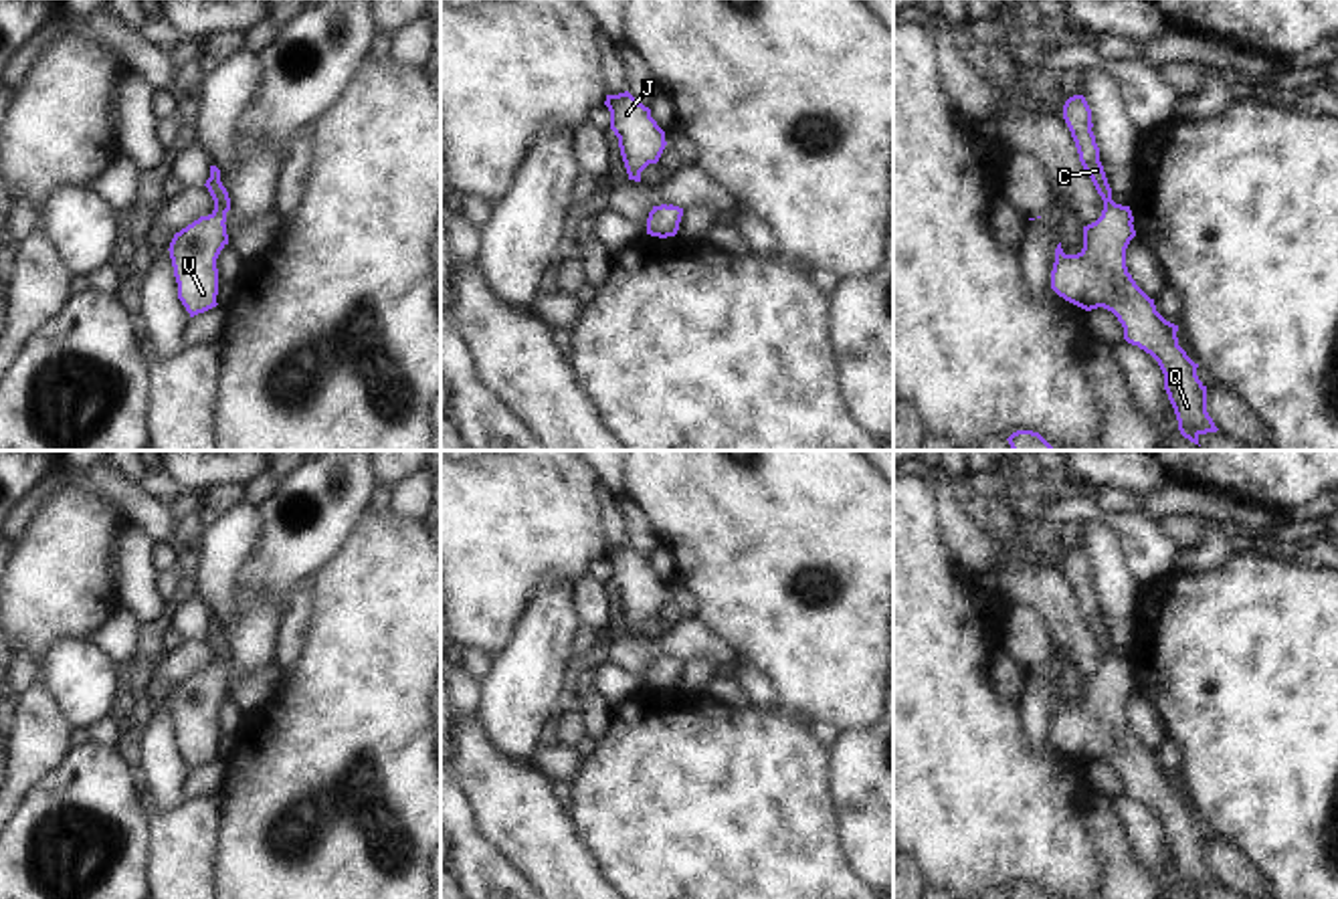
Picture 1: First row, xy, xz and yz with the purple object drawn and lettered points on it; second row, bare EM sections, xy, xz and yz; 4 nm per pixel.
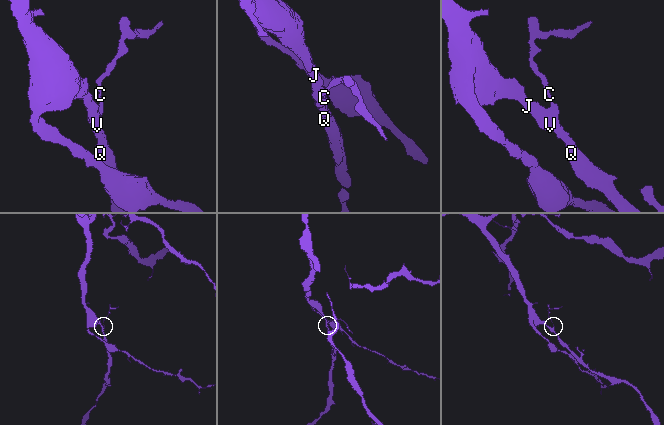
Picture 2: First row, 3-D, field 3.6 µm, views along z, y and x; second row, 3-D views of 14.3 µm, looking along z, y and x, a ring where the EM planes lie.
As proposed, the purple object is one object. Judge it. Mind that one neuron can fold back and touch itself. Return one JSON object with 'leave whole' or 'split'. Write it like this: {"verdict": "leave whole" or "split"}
{"verdict": "leave whole"}

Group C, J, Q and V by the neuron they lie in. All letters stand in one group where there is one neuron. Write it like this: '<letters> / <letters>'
C J Q V

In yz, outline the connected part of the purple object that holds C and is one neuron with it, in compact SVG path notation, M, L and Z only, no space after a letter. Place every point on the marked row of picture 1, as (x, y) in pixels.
M1083 95L1065 101L1063 119L1075 141L1079 162L1104 200L1104 210L1095 222L1083 226L1083 248L1077 255L1065 255L1061 242L1057 244L1051 289L1085 311L1104 307L1118 317L1124 339L1158 362L1178 430L1199 444L1201 434L1219 430L1207 412L1207 386L1197 376L1199 364L1178 345L1178 325L1156 311L1154 299L1128 273L1126 248L1136 236L1134 216L1130 206L1112 200L1112 188L1091 131L1091 109Z

